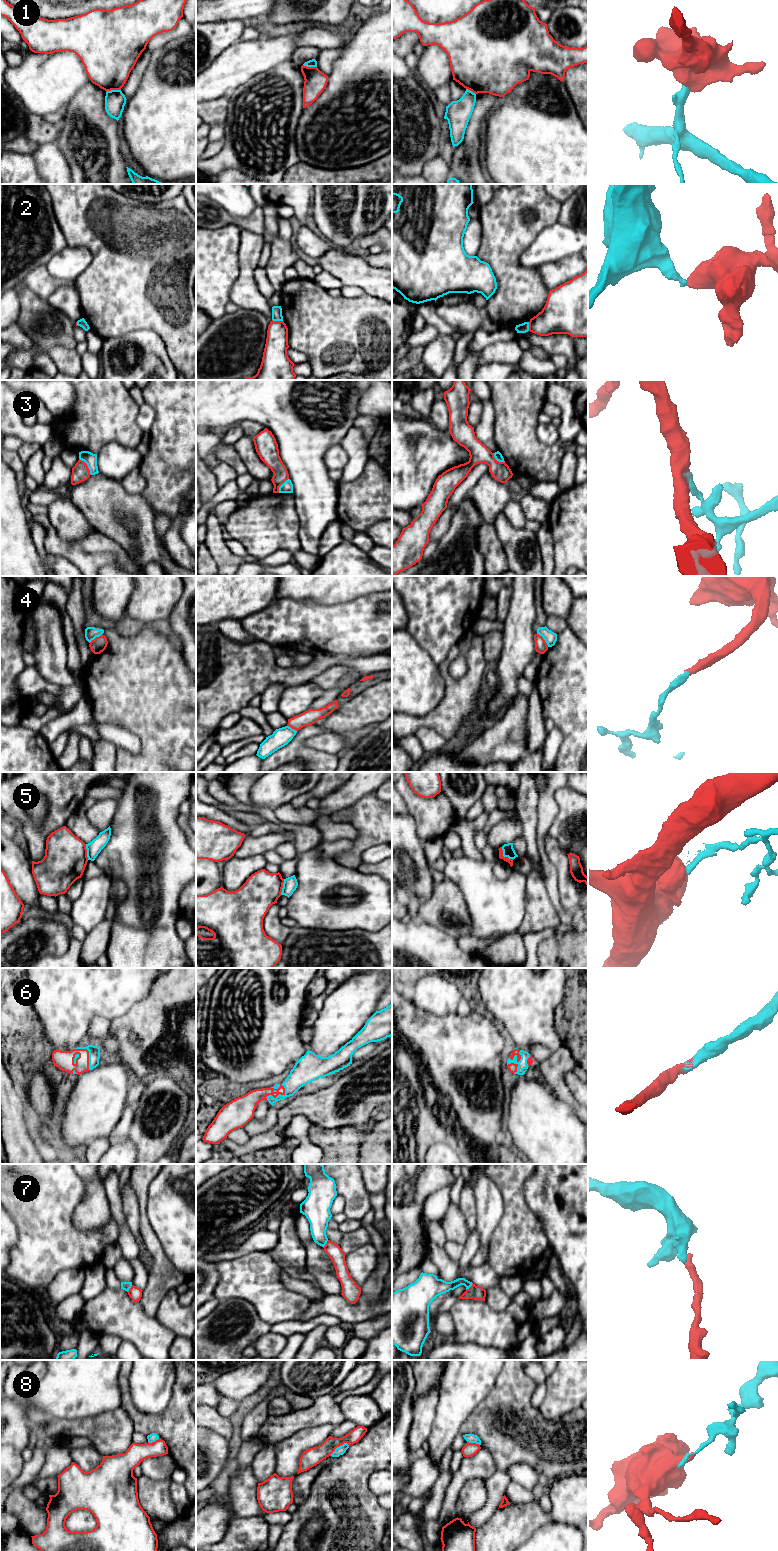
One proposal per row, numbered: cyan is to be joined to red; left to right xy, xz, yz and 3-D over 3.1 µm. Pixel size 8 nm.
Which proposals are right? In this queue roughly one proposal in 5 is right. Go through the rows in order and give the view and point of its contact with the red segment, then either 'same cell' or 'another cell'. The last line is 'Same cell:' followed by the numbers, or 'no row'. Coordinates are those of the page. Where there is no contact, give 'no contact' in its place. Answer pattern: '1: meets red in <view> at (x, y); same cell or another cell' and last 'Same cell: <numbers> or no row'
1: meets red in xy at (113, 89); another cell
2: meets red in xz at (277, 321); another cell
3: meets red in xy at (87, 466); another cell
4: meets red in yz at (543, 639); another cell
5: meets red in yz at (503, 856); another cell
6: meets red in xz at (279, 1093); same cell
7: meets red in yz at (470, 1287); another cell
8: meets red in xz at (339, 1445); another cell
Same cell: 6

